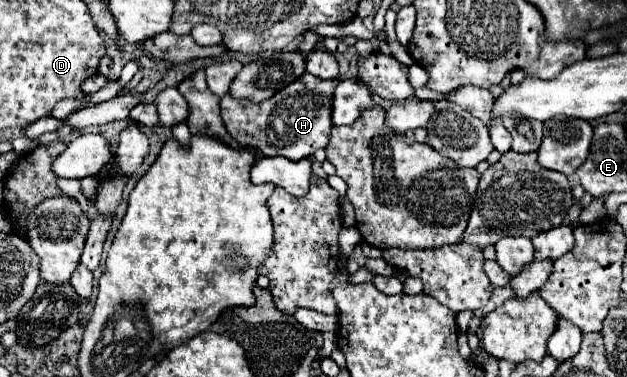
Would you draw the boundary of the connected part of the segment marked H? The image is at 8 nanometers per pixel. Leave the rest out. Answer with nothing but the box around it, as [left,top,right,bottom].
[221,75,337,161]

